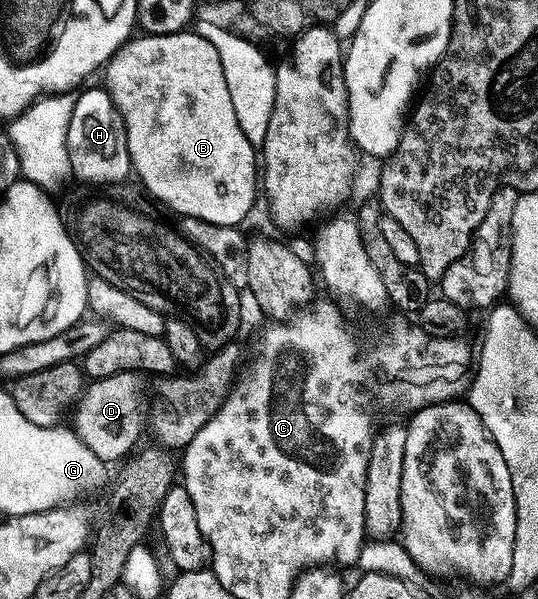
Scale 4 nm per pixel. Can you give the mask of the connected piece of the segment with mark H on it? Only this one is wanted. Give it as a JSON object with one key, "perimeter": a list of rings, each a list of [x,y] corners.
{"perimeter":[[[84,88],[76,94],[74,112],[70,116],[68,139],[69,164],[71,173],[84,182],[93,182],[96,188],[107,188],[125,181],[127,174],[133,173],[128,141],[124,131],[124,121],[108,95],[107,89],[88,90]]]}

